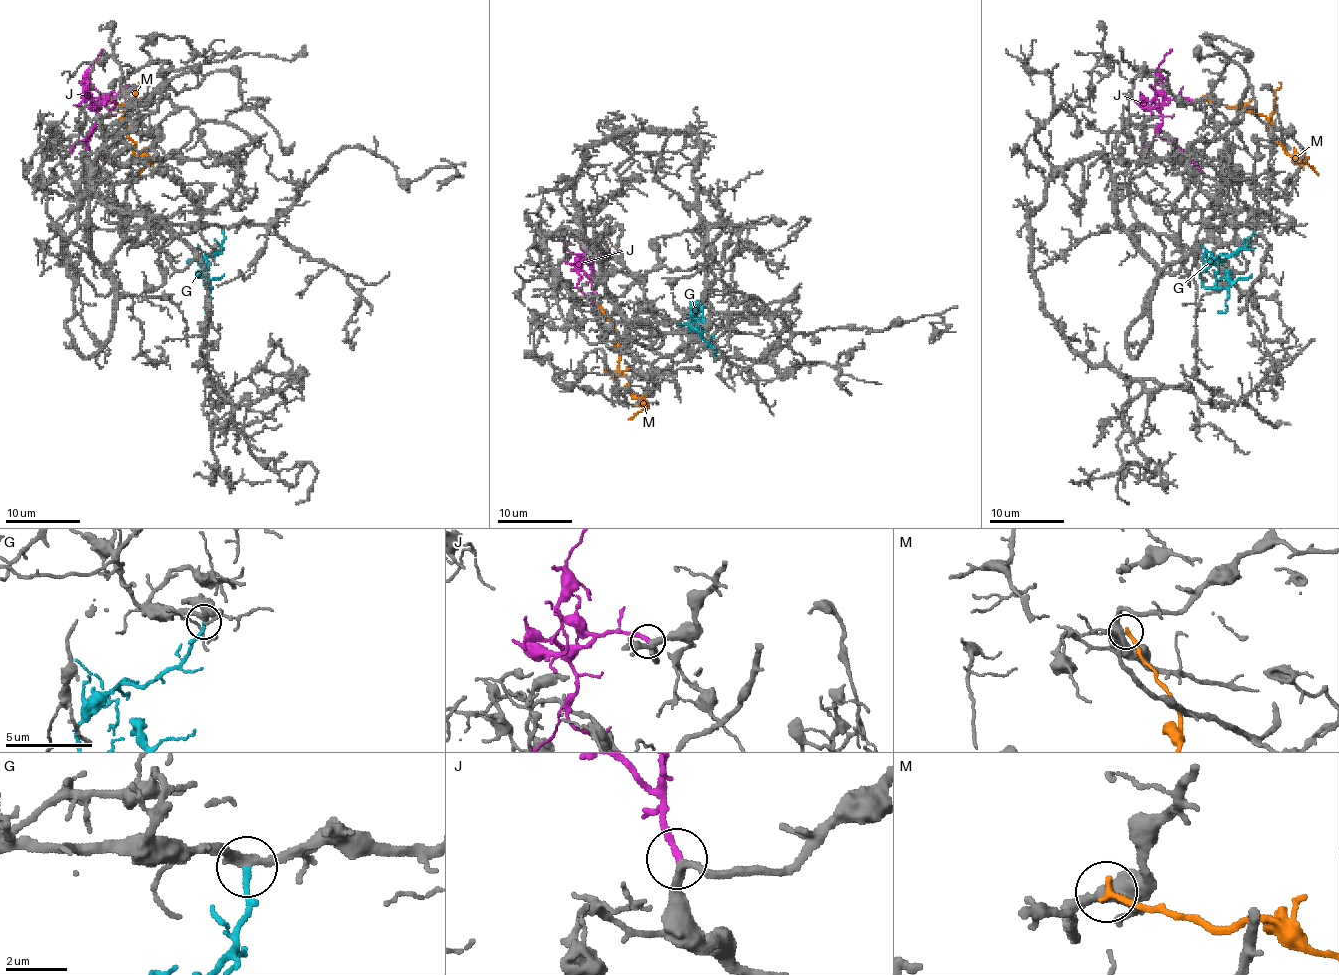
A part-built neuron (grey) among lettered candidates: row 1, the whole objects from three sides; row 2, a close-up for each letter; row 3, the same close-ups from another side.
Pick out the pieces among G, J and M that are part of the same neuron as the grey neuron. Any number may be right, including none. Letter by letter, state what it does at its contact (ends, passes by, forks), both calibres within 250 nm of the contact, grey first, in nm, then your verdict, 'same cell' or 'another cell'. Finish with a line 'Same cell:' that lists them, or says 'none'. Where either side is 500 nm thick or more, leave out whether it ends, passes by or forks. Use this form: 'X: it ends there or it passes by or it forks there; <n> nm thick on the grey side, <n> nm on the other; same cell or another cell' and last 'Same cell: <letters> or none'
G: it ends there; 300 nm thick on the grey side, 170 nm on the other; same cell
J: it ends there; 280 nm thick on the grey side, 220 nm on the other; same cell
M: it ends there; 480 nm thick on the grey side, 240 nm on the other; another cell
Same cell: G, J

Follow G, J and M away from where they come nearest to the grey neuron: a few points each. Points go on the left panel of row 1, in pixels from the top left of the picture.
G: (224, 229), (220, 248), (205, 259), (205, 283), (209, 287), (209, 307), (207, 313), (205, 311)
J: (103, 101), (99, 97), (97, 123), (86, 140), (88, 147), (84, 153), (101, 171)
M: (107, 99), (125, 106), (129, 105), (129, 136), (136, 144), (134, 153), (151, 162), (136, 173)

